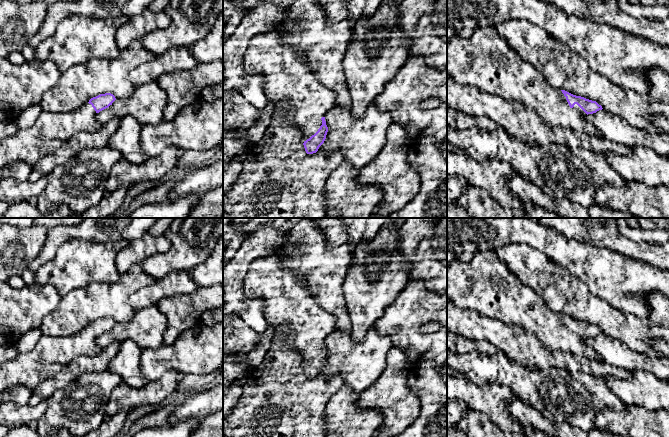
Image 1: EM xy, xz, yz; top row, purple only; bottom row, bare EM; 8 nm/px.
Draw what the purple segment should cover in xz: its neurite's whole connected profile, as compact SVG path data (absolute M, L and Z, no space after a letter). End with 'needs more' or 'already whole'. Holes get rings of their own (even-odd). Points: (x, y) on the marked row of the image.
M277 31L255 36L243 57L243 70L264 77L267 102L292 102L286 117L302 131L306 153L313 154L326 139L325 116L335 106L337 92L317 79L301 51L282 45L280 38Z | needs more

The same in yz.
M494 27L477 28L470 38L448 39L447 73L460 84L475 87L505 100L523 103L535 110L550 127L570 129L576 136L584 138L590 135L603 136L602 132L585 118L588 114L602 110L602 106L596 101L551 87L533 65L523 60L506 44Z | needs more

